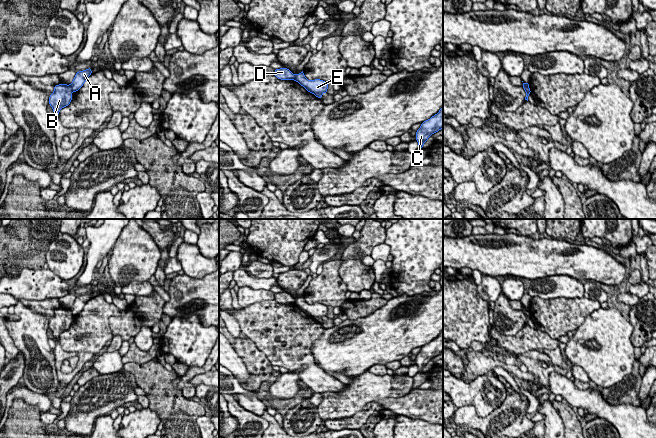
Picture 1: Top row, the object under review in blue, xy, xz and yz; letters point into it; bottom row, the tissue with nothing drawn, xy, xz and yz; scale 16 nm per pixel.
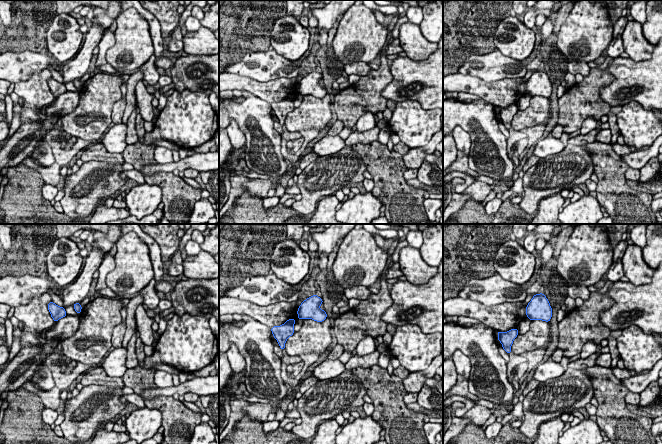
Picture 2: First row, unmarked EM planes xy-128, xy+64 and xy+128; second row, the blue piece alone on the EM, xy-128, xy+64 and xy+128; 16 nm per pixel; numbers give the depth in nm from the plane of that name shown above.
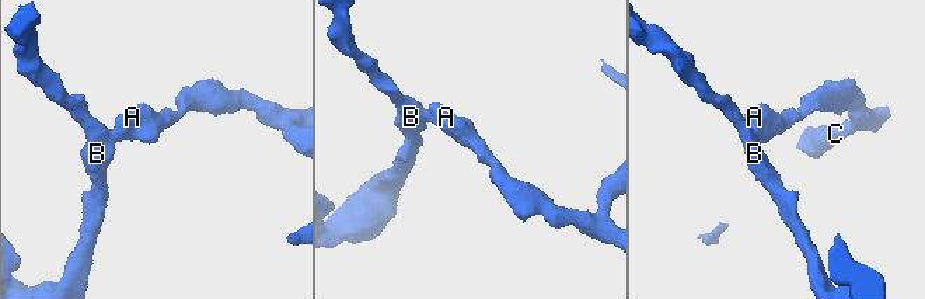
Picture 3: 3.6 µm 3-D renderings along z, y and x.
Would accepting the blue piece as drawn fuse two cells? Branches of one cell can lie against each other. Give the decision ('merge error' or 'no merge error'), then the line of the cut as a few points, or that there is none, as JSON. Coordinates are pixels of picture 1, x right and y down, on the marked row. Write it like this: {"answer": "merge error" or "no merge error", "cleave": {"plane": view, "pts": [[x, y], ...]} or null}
{"answer": "merge error", "cleave": {"plane": "xy", "pts": [[70, 84], [73, 90]]}}

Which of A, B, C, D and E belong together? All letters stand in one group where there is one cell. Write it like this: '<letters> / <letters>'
A C E / B D

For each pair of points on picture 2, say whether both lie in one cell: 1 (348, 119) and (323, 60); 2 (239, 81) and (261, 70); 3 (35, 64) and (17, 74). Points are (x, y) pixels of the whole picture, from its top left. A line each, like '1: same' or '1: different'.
1: different
2: different
3: same

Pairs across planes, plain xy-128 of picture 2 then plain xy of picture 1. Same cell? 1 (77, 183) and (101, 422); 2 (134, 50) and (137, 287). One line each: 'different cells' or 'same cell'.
1: different cells
2: different cells

